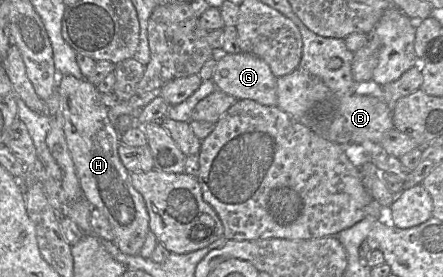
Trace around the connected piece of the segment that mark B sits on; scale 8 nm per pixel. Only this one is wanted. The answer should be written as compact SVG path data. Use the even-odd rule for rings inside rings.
M297 68L276 77L277 107L318 136L337 144L380 143L384 134L393 128L391 107L383 100L367 94L354 93L335 98L329 87L318 77Z

